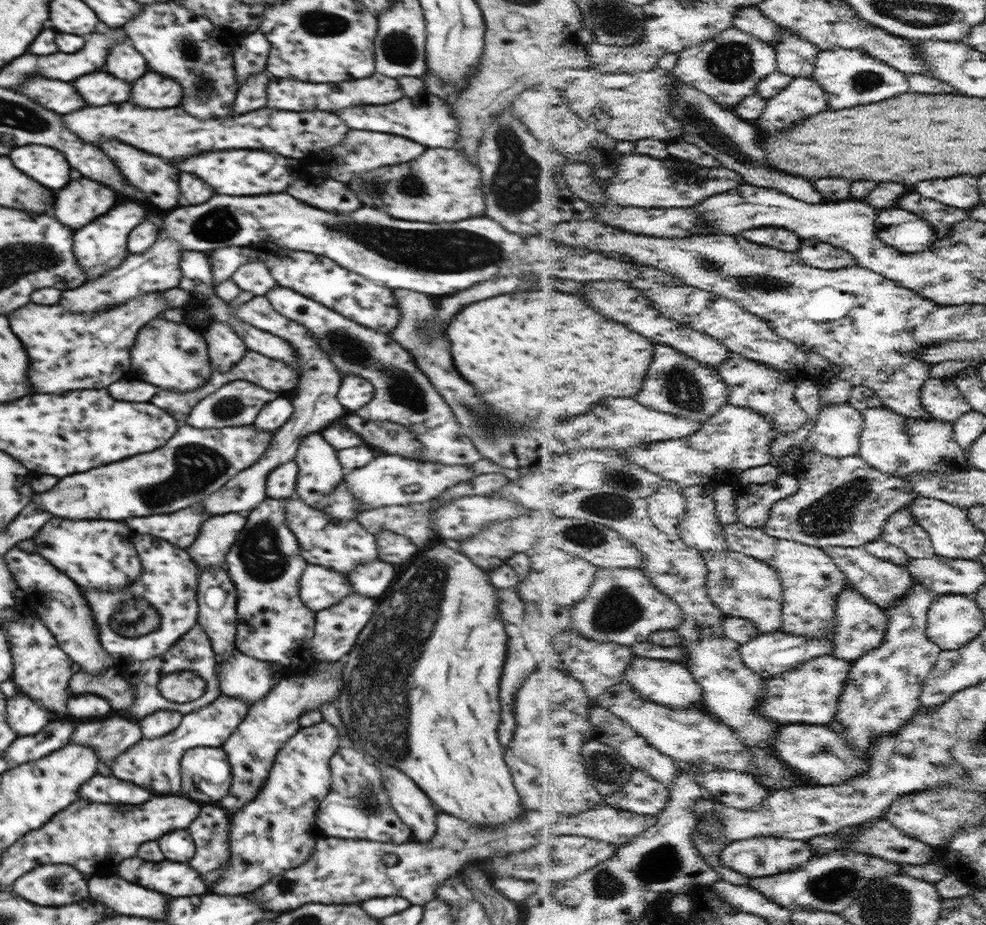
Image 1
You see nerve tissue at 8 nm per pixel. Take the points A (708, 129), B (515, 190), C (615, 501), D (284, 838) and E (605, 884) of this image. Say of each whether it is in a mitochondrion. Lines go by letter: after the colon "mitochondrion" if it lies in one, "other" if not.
A: mitochondrion
B: mitochondrion
C: mitochondrion
D: other
E: mitochondrion

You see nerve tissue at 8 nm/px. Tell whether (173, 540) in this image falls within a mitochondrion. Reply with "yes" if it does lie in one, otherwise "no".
no

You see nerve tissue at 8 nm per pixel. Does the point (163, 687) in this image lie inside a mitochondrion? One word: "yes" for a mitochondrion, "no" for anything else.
yes

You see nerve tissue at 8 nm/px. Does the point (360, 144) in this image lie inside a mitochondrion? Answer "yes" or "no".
yes

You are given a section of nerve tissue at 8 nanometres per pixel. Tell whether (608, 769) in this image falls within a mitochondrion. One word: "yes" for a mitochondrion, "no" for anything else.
yes

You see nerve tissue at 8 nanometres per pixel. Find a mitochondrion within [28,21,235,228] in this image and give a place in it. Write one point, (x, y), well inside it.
(203, 92)

